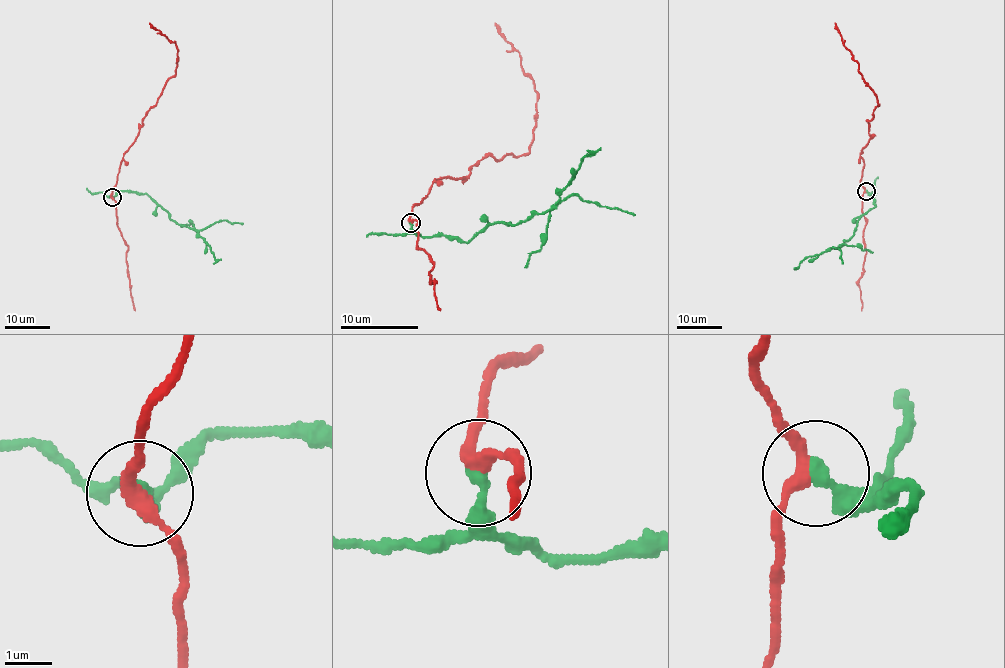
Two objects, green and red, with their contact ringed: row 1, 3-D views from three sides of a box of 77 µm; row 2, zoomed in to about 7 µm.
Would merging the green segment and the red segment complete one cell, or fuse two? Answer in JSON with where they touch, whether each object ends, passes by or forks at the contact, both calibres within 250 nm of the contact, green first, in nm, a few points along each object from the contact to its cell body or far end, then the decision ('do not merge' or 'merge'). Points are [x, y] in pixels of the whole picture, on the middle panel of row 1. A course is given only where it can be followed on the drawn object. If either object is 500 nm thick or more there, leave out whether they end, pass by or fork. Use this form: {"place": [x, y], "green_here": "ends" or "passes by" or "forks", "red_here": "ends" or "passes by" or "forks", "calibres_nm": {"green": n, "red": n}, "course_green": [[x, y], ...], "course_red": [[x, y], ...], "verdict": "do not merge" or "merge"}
{"place": [411, 223], "green_here": "ends", "red_here": "passes by", "calibres_nm": {"green": 340, "red": 280}, "course_green": [[410, 223], [422, 236], [469, 241], [490, 225], [523, 221], [558, 203], [560, 190], [581, 158], [600, 147]], "course_red": [[410, 221], [434, 178], [465, 177], [470, 165], [489, 156], [528, 152], [538, 92], [494, 22]], "verdict": "do not merge"}

